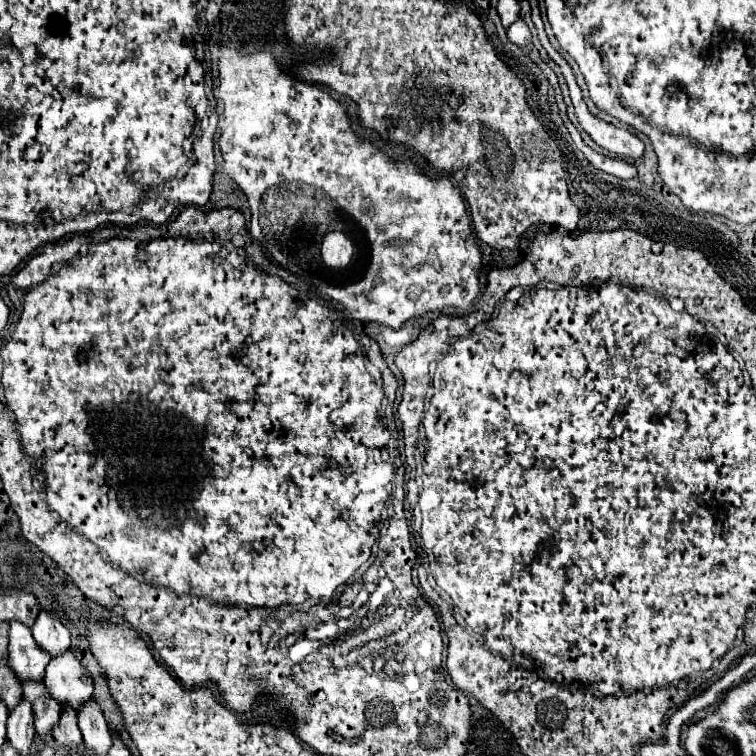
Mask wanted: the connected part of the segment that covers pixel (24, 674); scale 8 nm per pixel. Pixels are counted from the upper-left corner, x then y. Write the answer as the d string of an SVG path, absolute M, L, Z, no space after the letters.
M18 620L10 622L10 668L18 672L20 680L42 680L50 654L38 646L28 626Z

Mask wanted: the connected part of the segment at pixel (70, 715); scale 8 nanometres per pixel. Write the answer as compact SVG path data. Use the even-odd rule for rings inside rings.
M66 706L60 714L58 724L52 728L52 736L56 740L58 746L64 746L66 750L70 748L78 748L82 744L82 732L76 724L76 716L74 716L74 708Z

